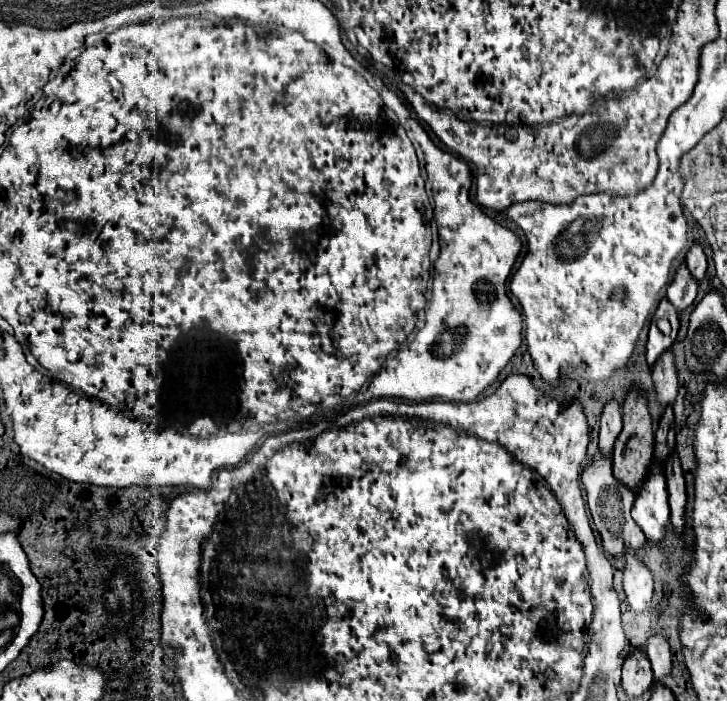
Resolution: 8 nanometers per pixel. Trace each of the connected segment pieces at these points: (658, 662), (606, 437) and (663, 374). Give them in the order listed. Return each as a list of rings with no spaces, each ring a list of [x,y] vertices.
[[[653,635],[647,639],[647,657],[651,661],[651,669],[655,673],[655,681],[663,683],[663,679],[671,673],[673,661],[667,641],[661,635]]]
[[[609,401],[603,409],[601,415],[601,431],[599,431],[599,453],[601,455],[613,455],[613,443],[617,439],[617,435],[621,433],[621,413],[619,413],[619,405],[615,401]]]
[[[665,351],[651,371],[653,371],[655,391],[657,391],[657,403],[663,407],[673,405],[677,397],[677,371],[675,371],[673,353]]]

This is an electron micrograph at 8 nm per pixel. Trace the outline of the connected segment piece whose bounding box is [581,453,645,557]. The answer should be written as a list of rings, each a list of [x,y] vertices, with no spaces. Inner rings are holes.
[[[597,453],[593,463],[589,467],[585,467],[581,481],[587,491],[587,503],[589,503],[593,521],[595,521],[595,529],[603,539],[605,553],[611,557],[623,557],[629,551],[639,553],[645,547],[645,535],[639,531],[637,523],[631,517],[631,507],[633,507],[635,495],[633,495],[633,491],[629,491],[627,487],[623,487],[621,483],[615,481],[615,477],[611,473],[611,459],[603,459]],[[629,499],[631,499],[631,505],[629,505]]]

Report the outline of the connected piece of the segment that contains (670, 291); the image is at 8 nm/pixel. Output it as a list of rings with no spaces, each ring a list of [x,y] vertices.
[[[685,263],[677,269],[675,279],[667,287],[667,299],[677,311],[685,311],[697,297],[697,281],[689,275]]]

